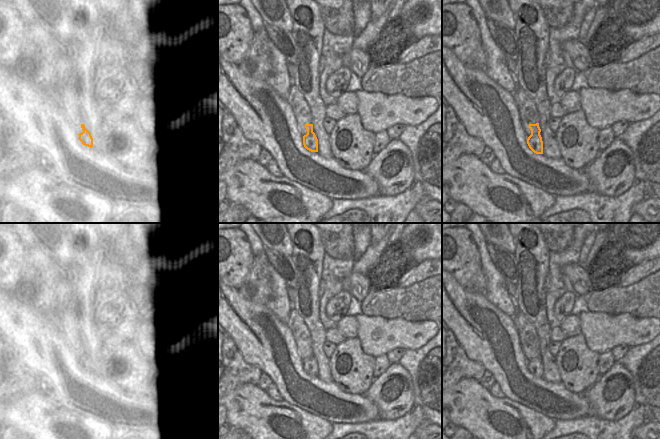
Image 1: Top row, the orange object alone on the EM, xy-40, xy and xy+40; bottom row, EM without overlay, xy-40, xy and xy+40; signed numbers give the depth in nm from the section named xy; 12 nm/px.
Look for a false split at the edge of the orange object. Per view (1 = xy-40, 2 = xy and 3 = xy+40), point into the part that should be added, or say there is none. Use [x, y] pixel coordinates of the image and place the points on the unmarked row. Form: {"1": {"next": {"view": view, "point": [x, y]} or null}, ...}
{"1": {"next": null}, "2": {"next": null}, "3": {"next": null}}

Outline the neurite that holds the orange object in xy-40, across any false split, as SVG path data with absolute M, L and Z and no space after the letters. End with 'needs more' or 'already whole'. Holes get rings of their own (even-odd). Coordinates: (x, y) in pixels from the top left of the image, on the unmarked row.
M81 348L81 352L83 354L83 356L78 358L79 364L82 366L83 369L92 372L93 371L93 362L91 360L91 357L85 352L84 348Z; already whole

